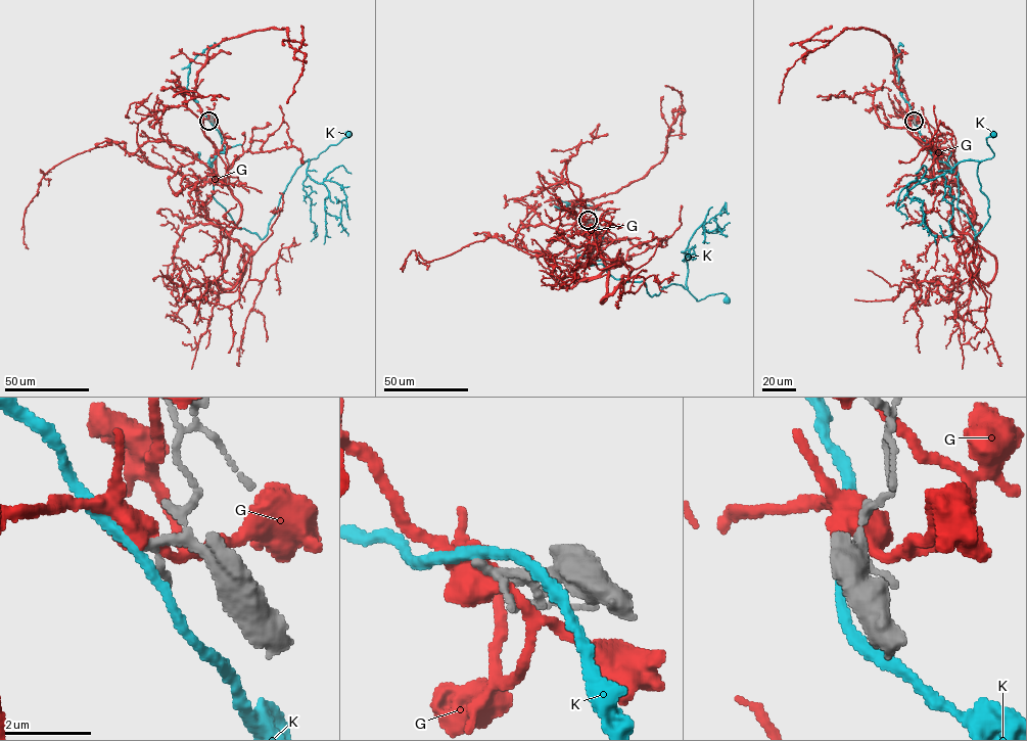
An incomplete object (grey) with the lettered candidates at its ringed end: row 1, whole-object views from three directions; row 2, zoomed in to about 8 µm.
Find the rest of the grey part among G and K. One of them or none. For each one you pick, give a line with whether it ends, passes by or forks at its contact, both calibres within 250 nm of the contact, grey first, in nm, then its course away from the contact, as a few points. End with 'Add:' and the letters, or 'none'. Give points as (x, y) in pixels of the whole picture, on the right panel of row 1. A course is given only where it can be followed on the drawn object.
Add: none

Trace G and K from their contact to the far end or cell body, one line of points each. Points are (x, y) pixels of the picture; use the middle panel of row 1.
G: (588, 221), (582, 216), (596, 248), (573, 270), (585, 281), (627, 266), (597, 258), (582, 235), (606, 226)
K: (588, 220), (603, 236), (593, 240), (591, 265), (643, 281), (650, 296), (673, 284), (697, 300), (727, 299)

